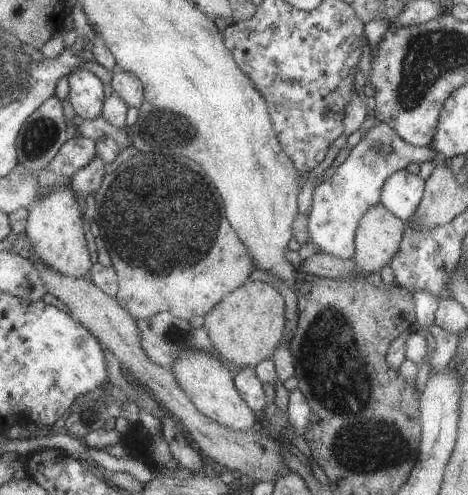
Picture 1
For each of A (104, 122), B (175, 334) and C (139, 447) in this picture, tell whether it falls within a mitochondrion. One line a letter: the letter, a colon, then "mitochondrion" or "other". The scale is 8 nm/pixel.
A: other
B: mitochondrion
C: other

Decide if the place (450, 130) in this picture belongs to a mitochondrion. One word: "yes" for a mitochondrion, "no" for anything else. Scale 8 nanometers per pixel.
no

